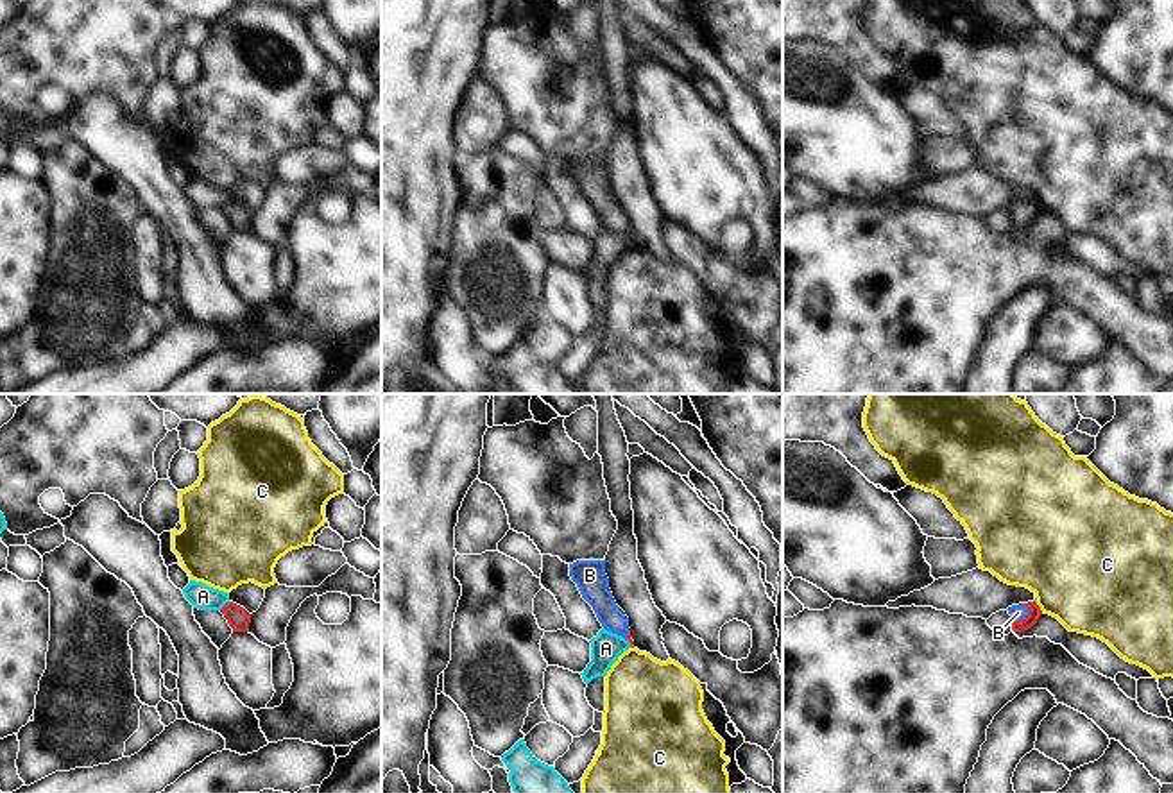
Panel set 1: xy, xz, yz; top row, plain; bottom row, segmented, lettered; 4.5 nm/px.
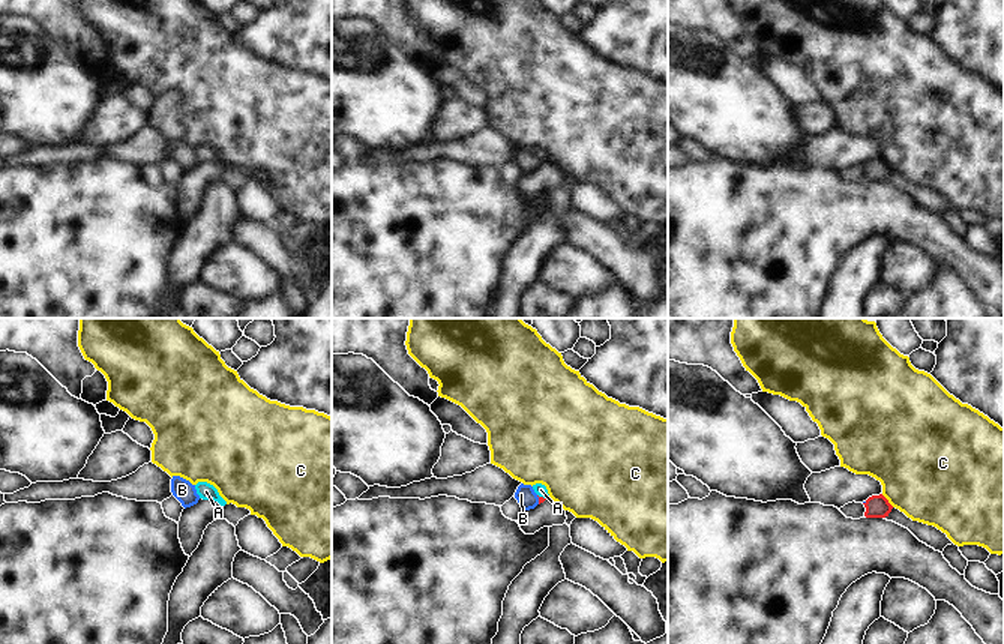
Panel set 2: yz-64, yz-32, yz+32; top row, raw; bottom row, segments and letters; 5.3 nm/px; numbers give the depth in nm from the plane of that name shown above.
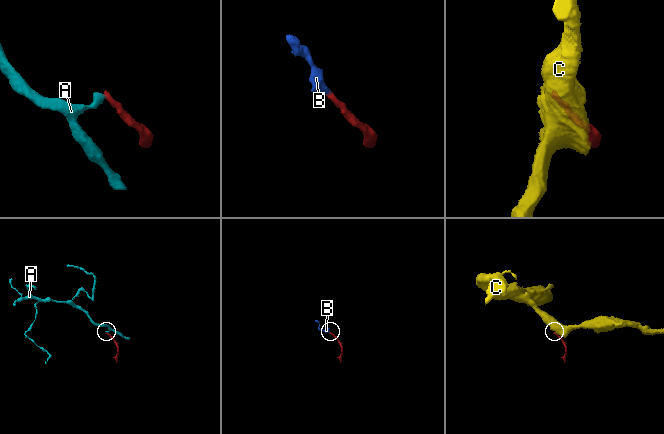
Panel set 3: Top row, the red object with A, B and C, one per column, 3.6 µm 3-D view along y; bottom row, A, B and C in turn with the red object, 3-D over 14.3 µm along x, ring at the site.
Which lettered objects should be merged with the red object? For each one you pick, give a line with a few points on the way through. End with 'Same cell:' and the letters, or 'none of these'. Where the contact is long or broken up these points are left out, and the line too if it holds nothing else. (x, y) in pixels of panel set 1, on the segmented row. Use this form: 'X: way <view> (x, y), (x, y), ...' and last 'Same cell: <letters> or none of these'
B: way yz (1034, 611), (1027, 616), (1018, 613)
Same cell: B

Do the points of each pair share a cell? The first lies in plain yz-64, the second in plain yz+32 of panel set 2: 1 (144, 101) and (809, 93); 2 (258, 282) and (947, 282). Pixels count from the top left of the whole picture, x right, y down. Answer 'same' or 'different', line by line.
1: same
2: different

